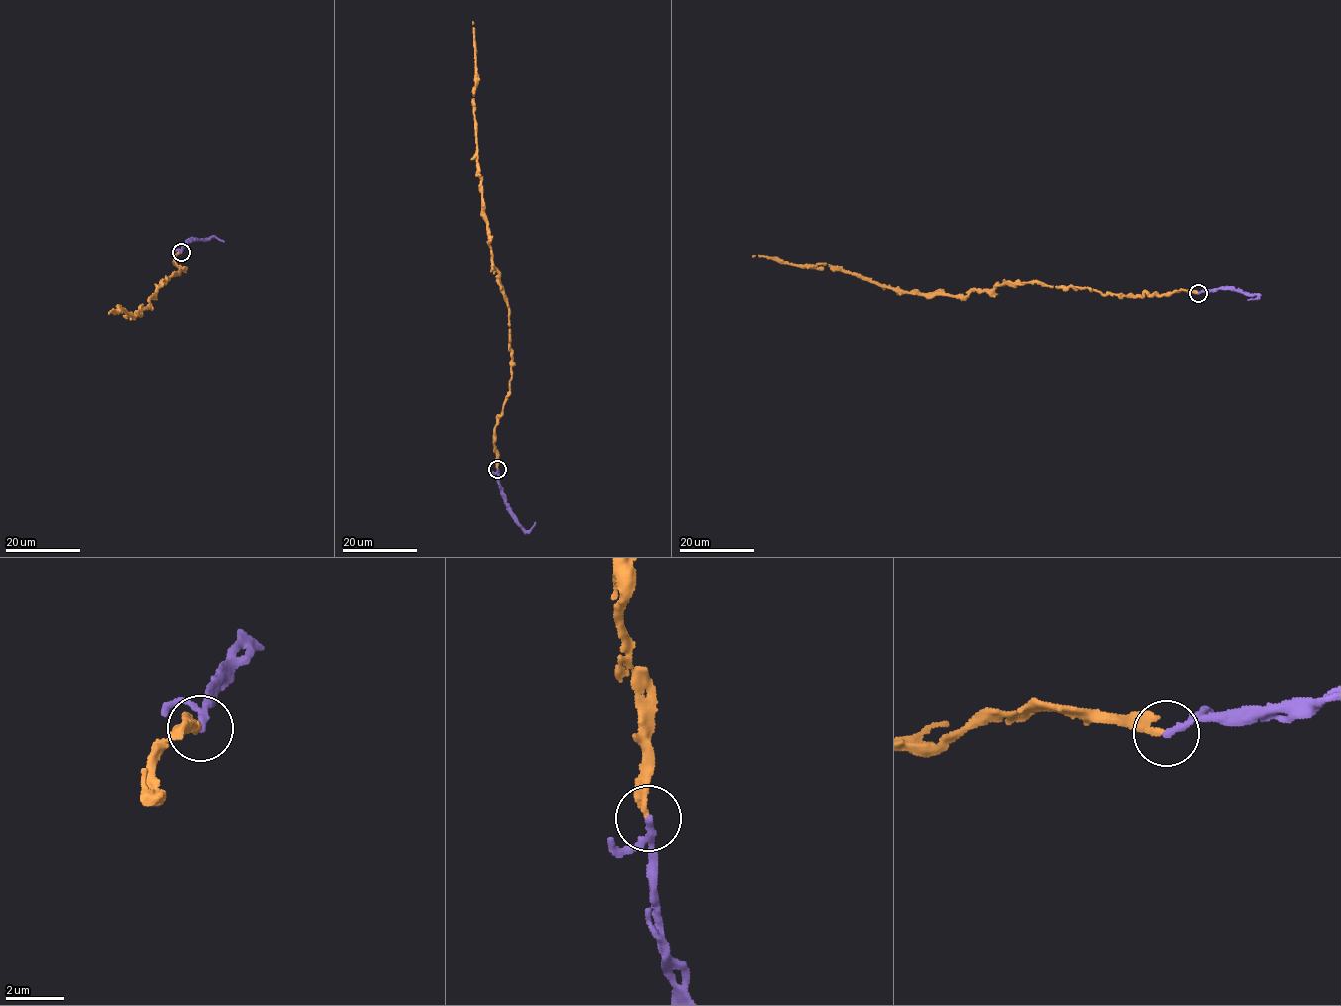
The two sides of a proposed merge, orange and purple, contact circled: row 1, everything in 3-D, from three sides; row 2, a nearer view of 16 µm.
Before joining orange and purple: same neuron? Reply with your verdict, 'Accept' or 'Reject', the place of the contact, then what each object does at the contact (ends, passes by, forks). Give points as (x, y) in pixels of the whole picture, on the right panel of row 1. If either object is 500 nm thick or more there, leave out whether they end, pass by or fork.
Accept. Place: (1198, 293). At the ring orange ends. At the ring purple ends

